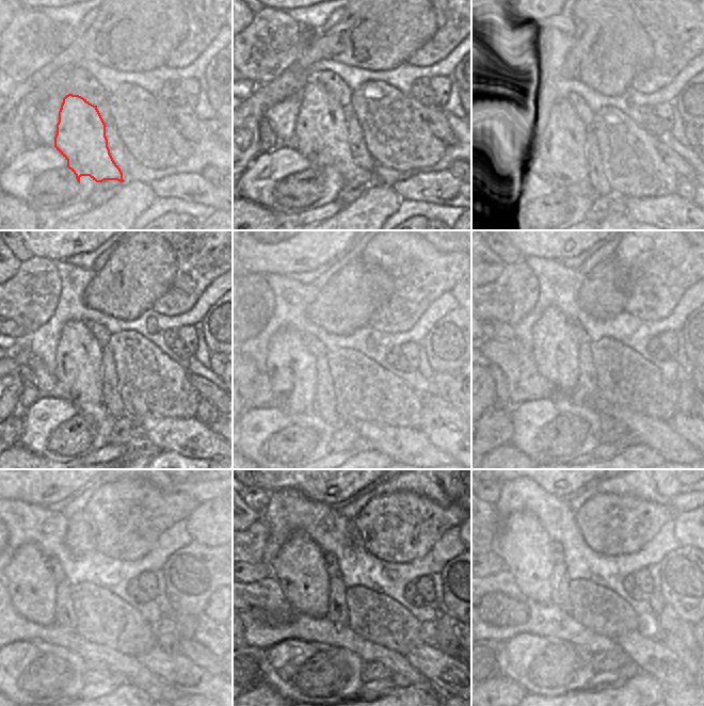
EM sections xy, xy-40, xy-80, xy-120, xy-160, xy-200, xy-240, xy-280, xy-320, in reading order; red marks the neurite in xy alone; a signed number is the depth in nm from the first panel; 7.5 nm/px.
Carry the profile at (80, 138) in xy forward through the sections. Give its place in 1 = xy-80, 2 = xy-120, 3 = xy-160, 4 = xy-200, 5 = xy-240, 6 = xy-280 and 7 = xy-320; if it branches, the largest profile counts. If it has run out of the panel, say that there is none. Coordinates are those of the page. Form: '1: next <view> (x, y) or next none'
1: next xy-80 (559, 131)
2: next xy-120 (79, 356)
3: next xy-160 (317, 354)
4: next xy-200 (552, 315)
5: next xy-240 (61, 552)
6: next xy-280 (299, 547)
7: next xy-320 (523, 539)

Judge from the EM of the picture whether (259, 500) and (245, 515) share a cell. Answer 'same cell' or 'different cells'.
different cells

